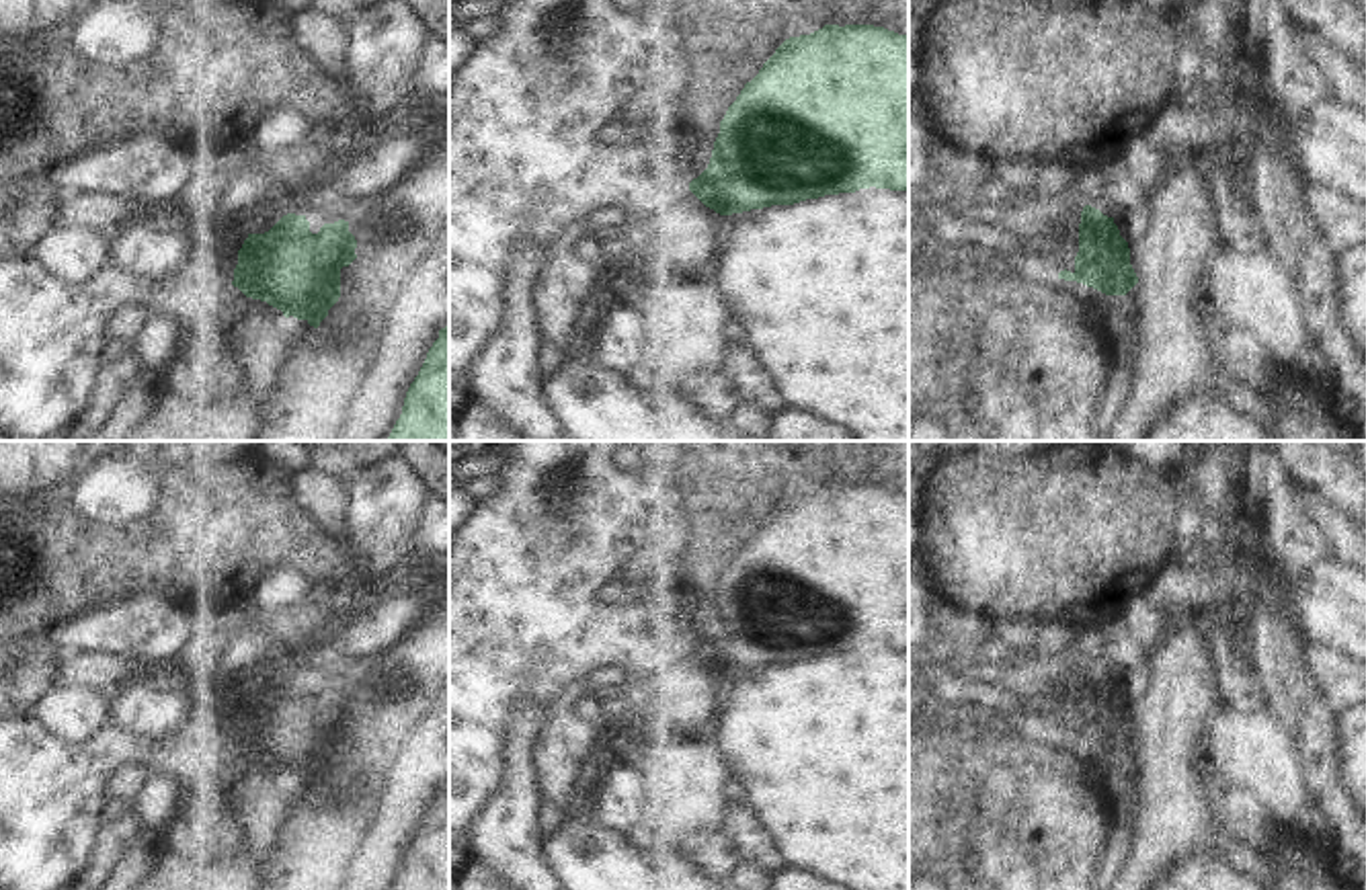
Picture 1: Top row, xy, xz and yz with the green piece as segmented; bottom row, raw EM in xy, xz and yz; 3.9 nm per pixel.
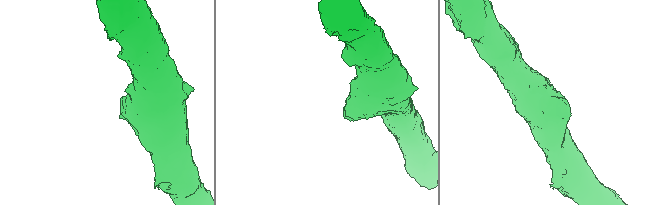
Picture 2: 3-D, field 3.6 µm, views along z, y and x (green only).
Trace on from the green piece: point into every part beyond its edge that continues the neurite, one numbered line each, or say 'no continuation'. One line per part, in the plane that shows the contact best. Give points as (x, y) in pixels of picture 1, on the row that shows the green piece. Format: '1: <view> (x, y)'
no continuation

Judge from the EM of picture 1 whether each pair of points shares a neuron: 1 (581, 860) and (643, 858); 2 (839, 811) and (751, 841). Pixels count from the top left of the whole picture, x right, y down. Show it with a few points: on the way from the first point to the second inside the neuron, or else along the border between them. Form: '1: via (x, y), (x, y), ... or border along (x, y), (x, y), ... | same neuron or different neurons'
1: via (595, 860), (628, 860) | same neuron
2: border along (741, 802), (768, 829), (788, 866) | different neurons

